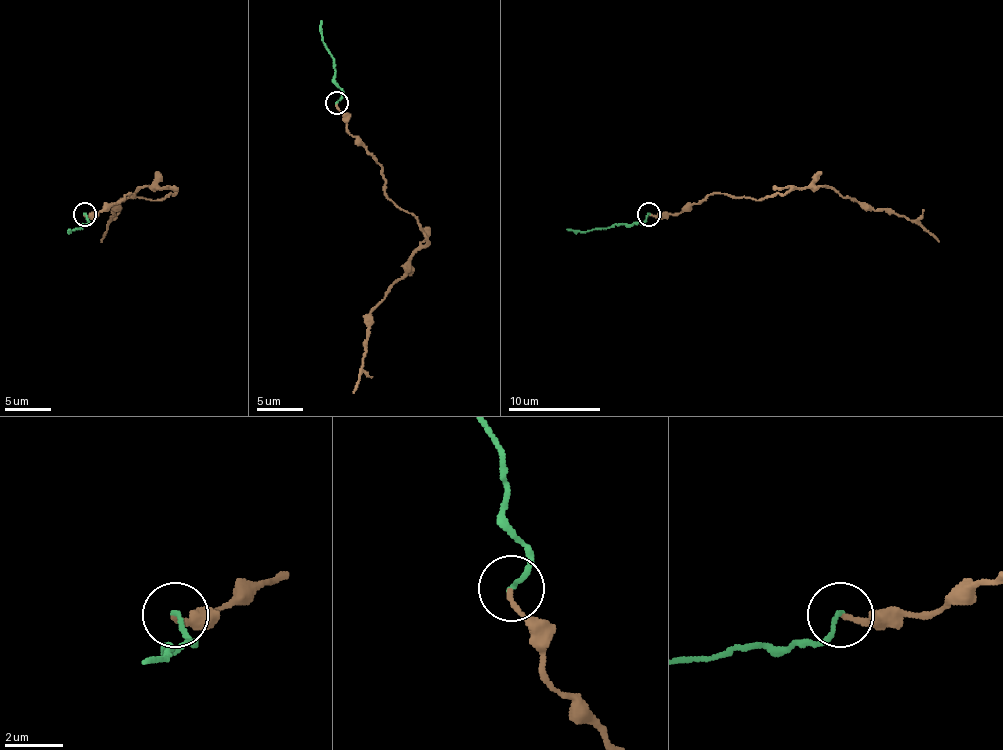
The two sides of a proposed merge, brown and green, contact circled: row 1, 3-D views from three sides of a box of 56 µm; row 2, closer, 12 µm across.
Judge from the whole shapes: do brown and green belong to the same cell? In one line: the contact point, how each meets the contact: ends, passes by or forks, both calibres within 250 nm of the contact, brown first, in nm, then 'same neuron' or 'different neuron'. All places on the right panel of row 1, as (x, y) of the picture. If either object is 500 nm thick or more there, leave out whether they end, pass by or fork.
(648, 214) | brown ends | green ends | 180/140 nm | same neuron

